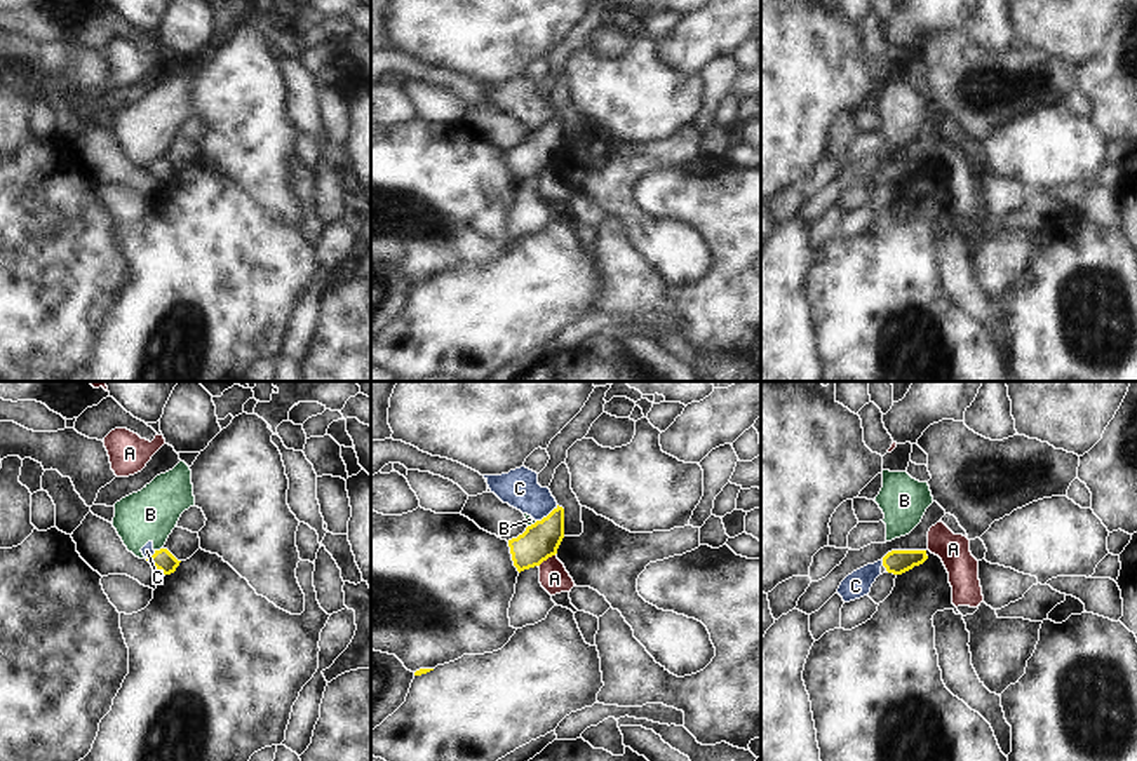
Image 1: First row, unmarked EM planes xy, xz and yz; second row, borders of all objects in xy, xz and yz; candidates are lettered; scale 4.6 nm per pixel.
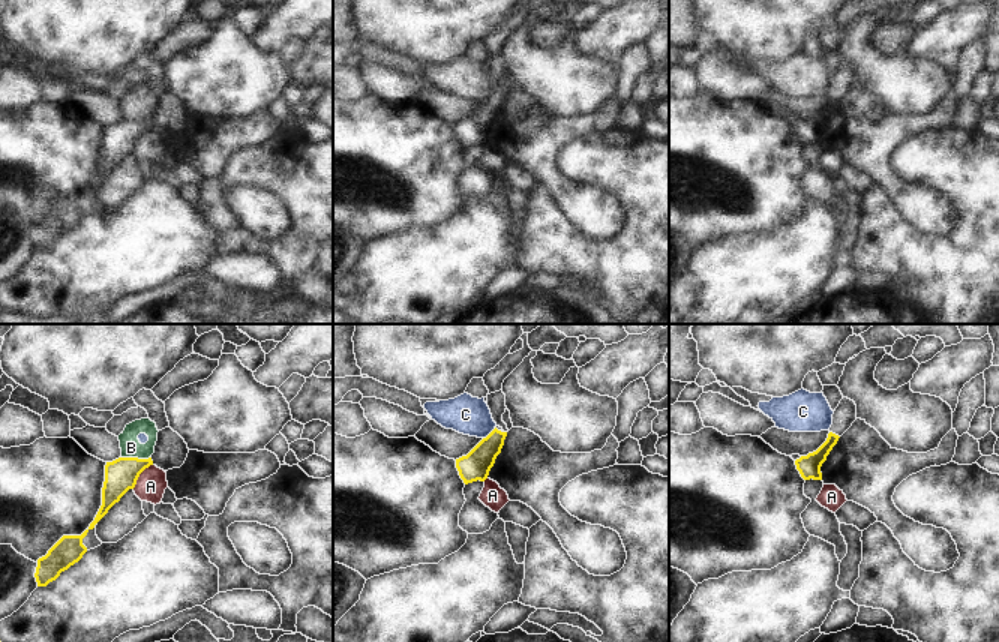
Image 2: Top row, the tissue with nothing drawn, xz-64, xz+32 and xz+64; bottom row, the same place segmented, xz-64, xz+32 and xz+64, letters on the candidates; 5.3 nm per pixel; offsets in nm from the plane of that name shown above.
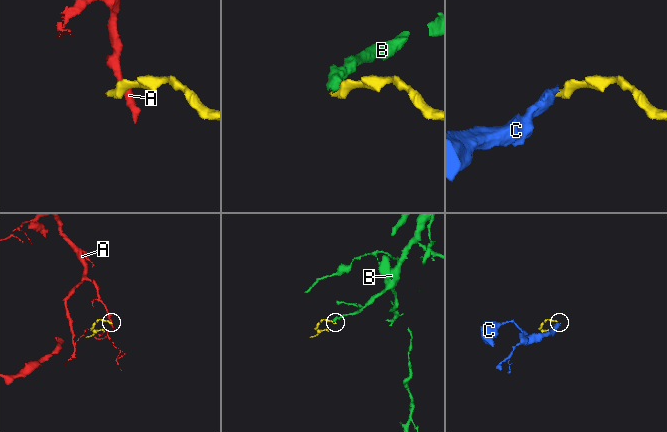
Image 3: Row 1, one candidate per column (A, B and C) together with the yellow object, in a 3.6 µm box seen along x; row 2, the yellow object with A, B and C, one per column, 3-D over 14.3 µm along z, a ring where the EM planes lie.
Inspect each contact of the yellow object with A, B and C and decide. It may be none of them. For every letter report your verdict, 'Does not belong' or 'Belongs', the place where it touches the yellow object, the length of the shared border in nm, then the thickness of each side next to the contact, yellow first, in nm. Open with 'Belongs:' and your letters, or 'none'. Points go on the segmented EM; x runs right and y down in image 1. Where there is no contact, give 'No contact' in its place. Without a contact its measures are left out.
Belongs: none
A: Does not belong. Touches yellow at xz (545, 559). Shared border 100 nm. Thickness 170 nm (yellow) against 140 nm
B: Does not belong. Touches yellow at xy (161, 549). Shared border 40 nm. Thickness 100 nm (yellow) against 240 nm
C: Does not belong. Touches yellow at xz (549, 514). Shared border 130 nm. Thickness 170 nm (yellow) against 180 nm.

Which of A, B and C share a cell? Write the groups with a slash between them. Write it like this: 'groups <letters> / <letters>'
groups A / B C

